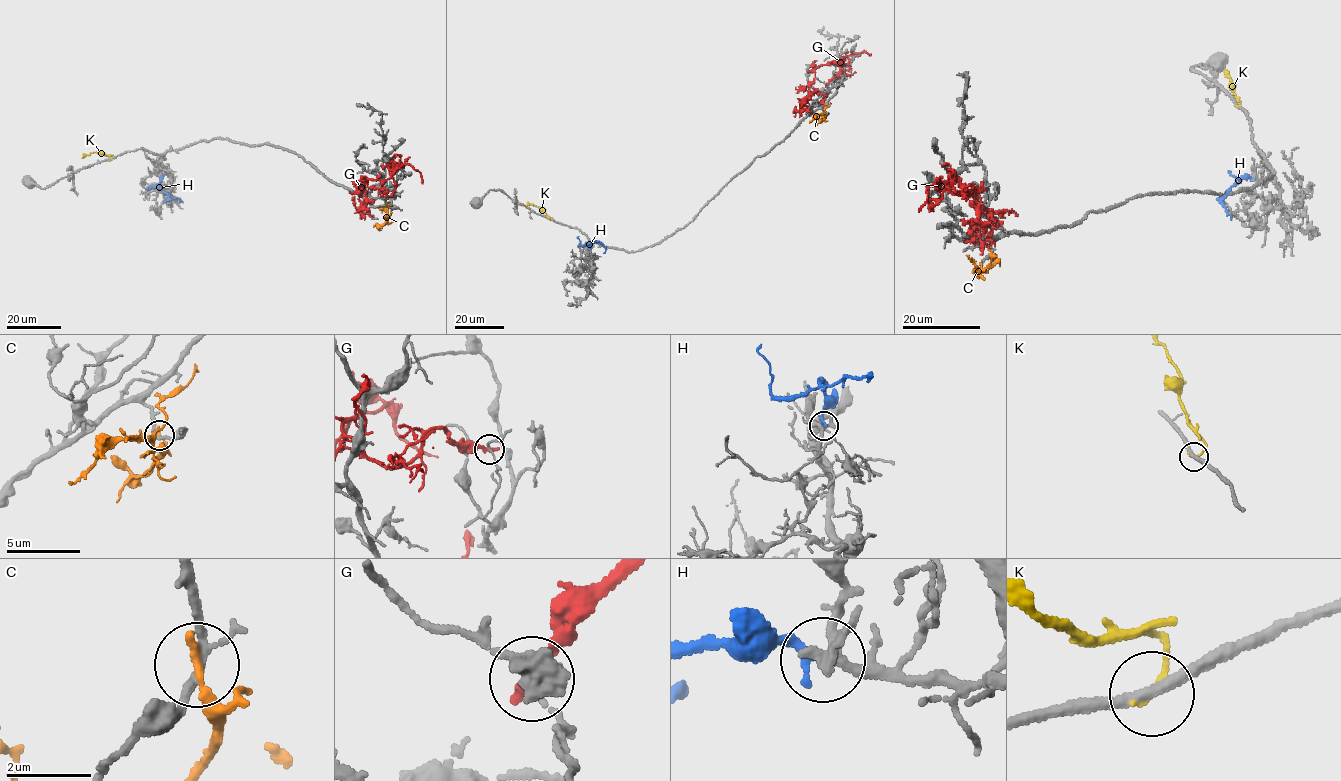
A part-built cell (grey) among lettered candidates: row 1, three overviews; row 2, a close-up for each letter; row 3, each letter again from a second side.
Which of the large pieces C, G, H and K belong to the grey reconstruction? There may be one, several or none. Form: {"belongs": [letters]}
{"belongs": ["H"]}

